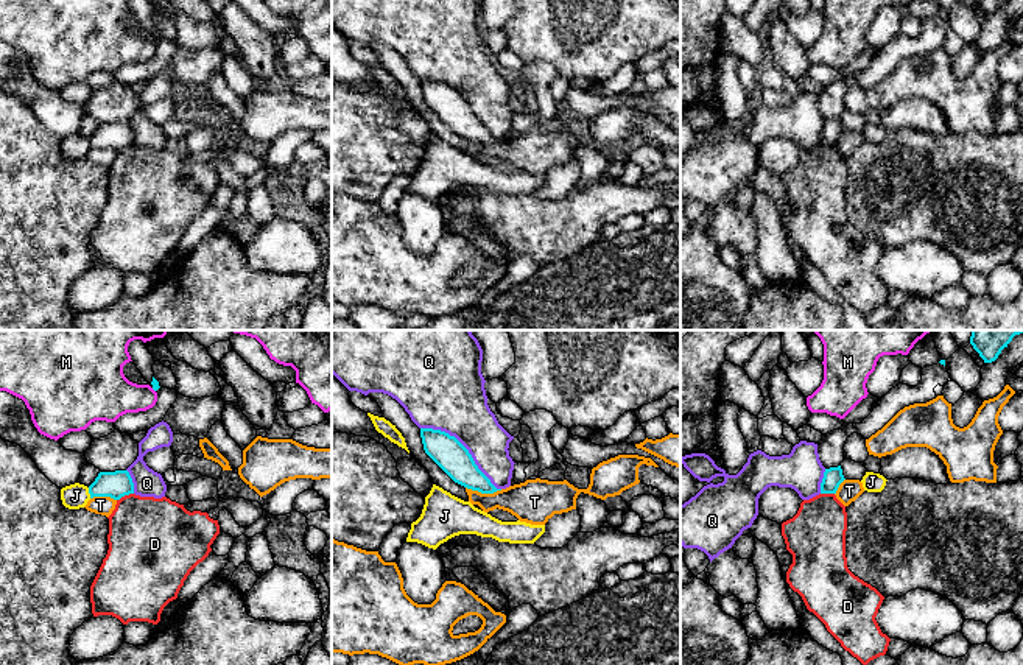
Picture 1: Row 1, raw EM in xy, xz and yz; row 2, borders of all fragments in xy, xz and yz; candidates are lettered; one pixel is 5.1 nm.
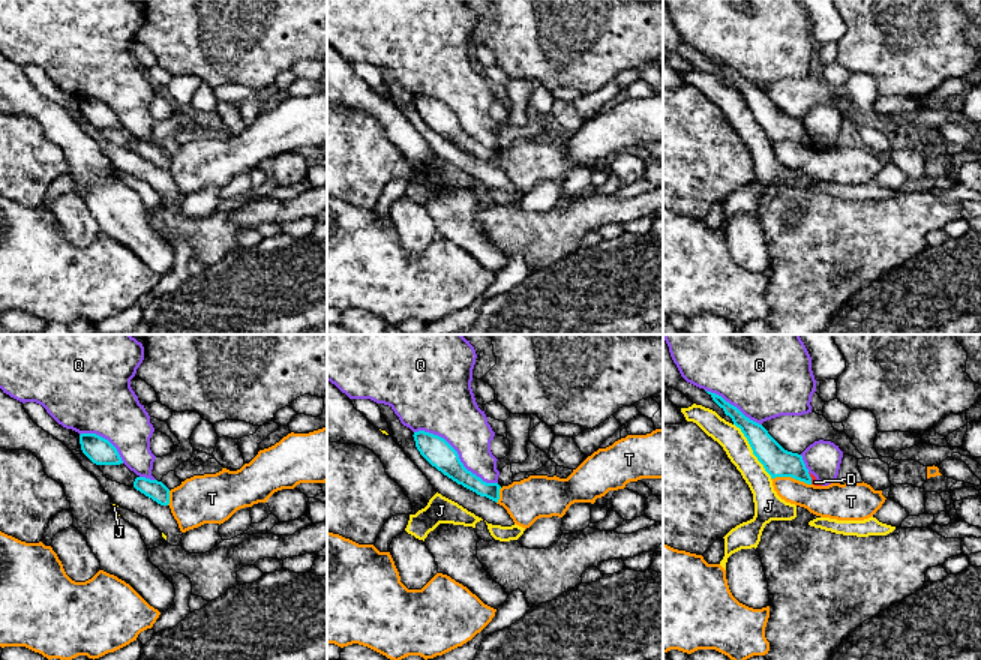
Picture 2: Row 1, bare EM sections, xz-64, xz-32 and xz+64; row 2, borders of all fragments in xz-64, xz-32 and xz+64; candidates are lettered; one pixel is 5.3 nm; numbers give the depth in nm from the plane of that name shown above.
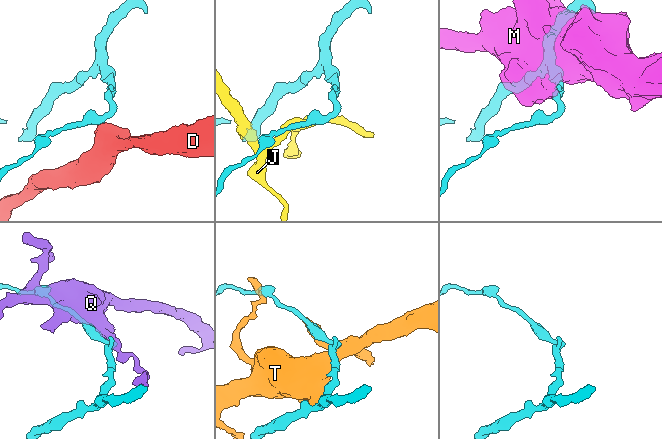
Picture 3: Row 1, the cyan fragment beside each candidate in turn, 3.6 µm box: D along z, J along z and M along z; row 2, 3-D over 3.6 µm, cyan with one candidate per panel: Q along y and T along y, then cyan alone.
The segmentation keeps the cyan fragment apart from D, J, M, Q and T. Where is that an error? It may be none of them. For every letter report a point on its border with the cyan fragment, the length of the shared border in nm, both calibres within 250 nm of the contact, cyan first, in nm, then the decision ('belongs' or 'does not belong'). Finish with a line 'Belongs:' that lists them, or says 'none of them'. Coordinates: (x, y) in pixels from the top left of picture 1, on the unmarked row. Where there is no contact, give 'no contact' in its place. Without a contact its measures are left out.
D: meets cyan in xy at (125, 145); contact 100 nm long; 140 nm thick on the cyan side, 400 nm on the other; does not belong
J: meets cyan in xy at (89, 144); contact 60 nm long; 140 nm thick on the cyan side, 130 nm on the other; does not belong
M: no contact; does not belong
Q: meets cyan in xz at (464, 98); contact 550 nm long; 170 nm thick on the cyan side, 340 nm on the other; does not belong
T: meets cyan in xz at (485, 144); contact 190 nm long; 170 nm thick on the cyan side, 220 nm on the other; does not belong
Belongs: none of them

